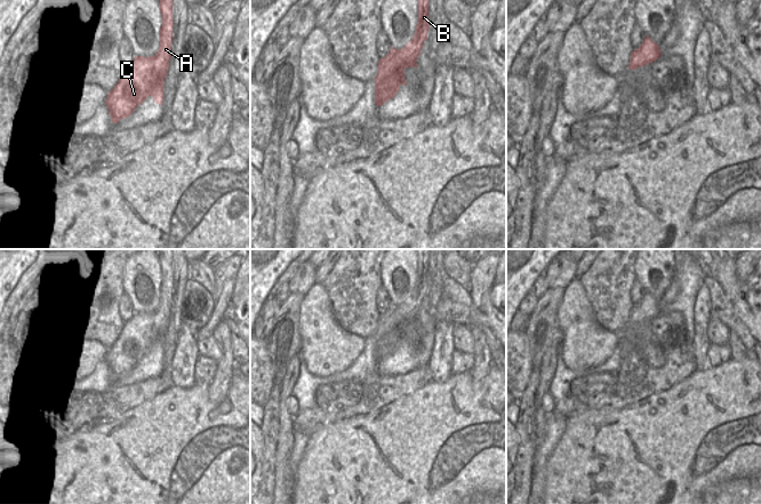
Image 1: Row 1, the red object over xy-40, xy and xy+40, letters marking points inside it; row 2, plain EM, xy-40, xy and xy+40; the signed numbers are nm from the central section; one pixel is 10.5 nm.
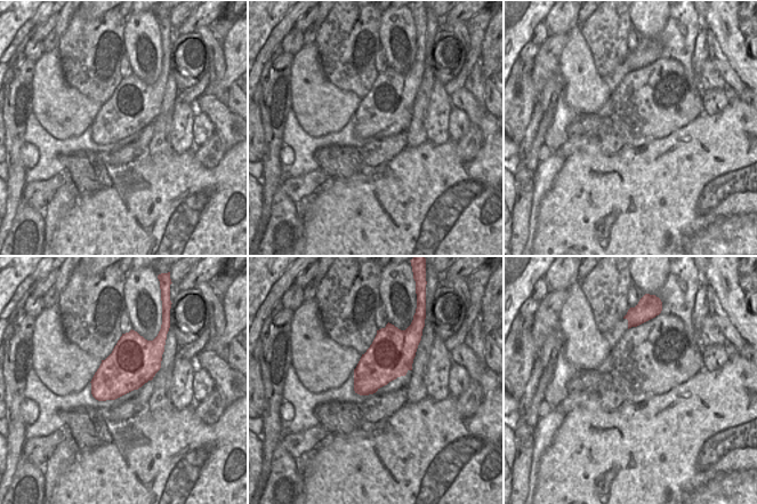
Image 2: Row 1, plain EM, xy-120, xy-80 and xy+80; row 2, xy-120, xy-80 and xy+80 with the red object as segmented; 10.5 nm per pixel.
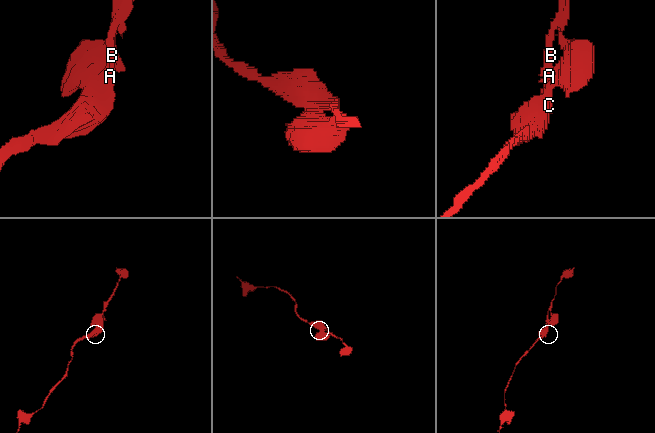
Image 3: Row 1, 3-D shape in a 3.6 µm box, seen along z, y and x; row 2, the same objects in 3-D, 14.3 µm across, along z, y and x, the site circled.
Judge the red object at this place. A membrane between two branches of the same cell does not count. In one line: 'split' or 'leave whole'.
leave whole

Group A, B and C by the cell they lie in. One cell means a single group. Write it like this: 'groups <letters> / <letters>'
groups A B C

